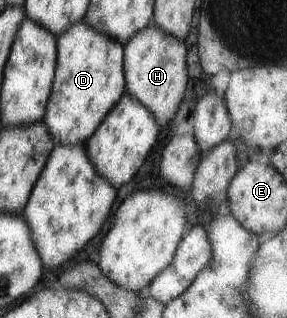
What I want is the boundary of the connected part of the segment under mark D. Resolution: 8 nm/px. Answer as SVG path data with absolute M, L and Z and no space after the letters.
M85 19L75 22L69 26L57 39L57 66L55 68L52 91L46 106L43 122L49 130L49 136L53 138L55 146L61 142L69 144L86 144L86 142L95 134L95 130L109 110L119 102L125 91L125 46L107 34L91 28L85 24Z

